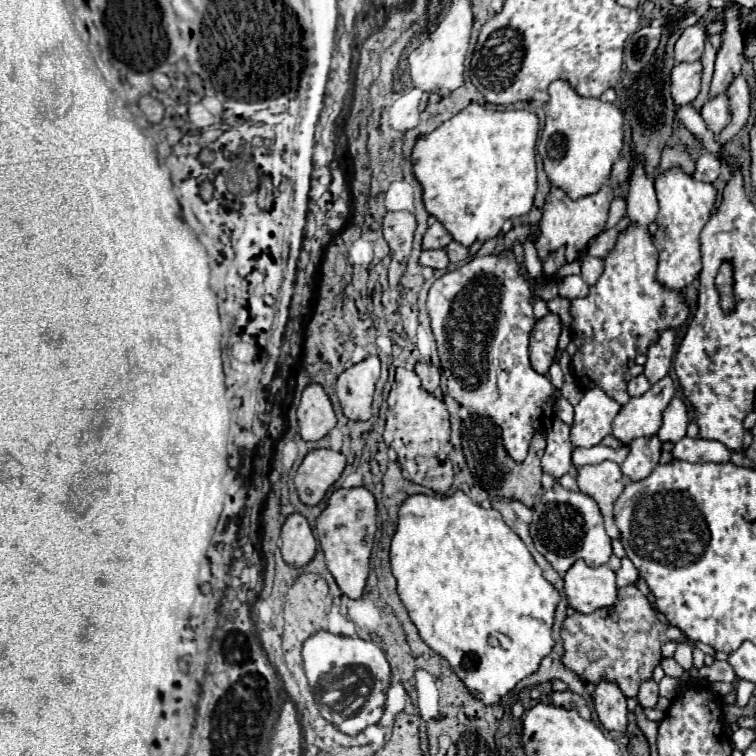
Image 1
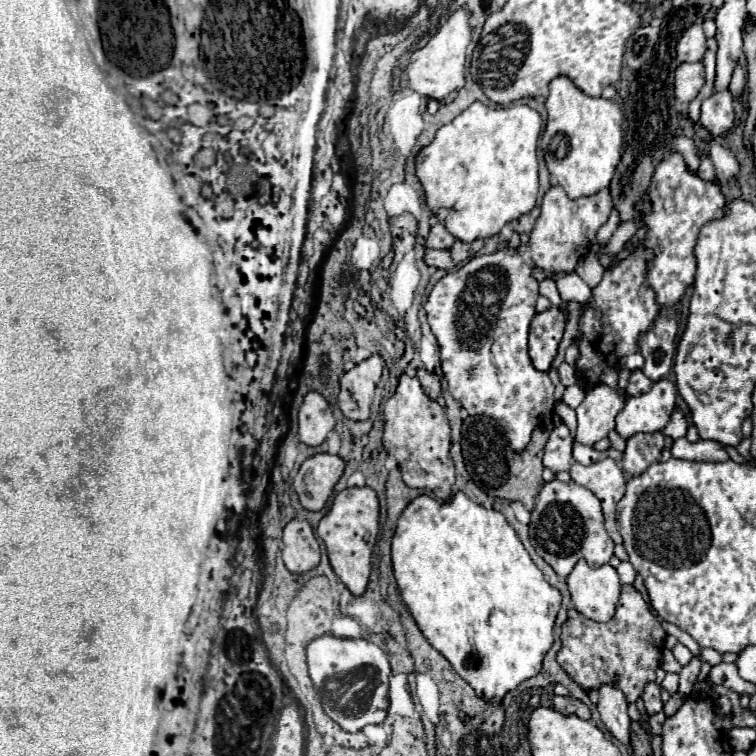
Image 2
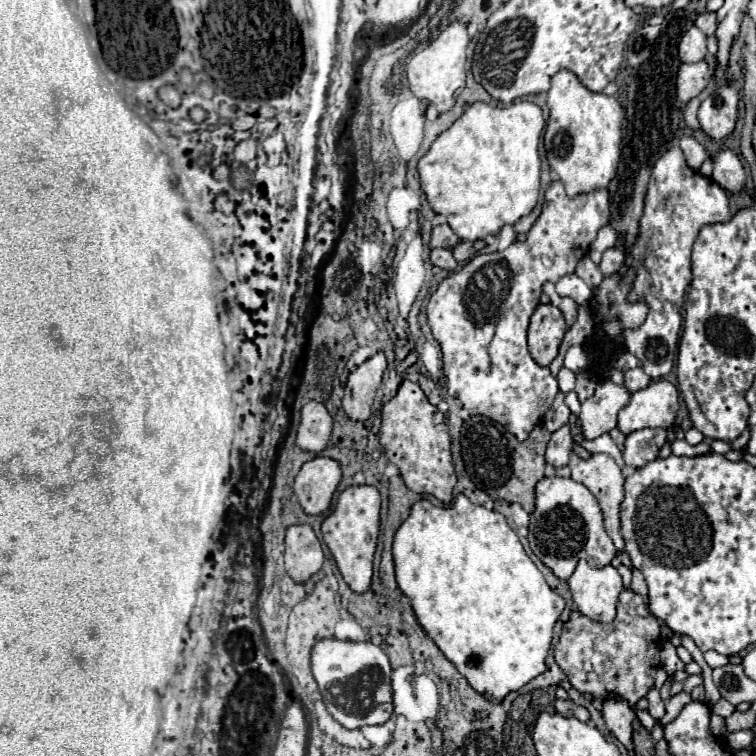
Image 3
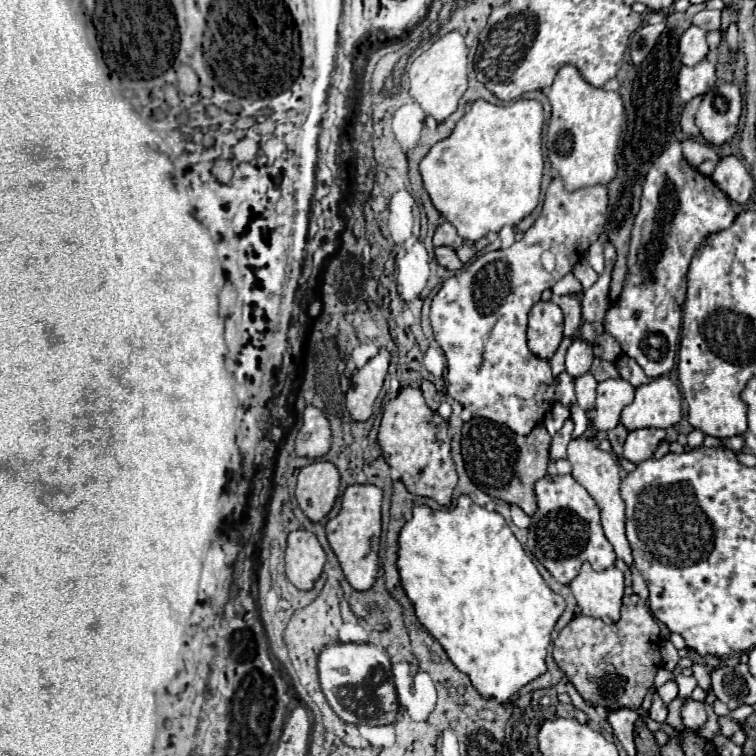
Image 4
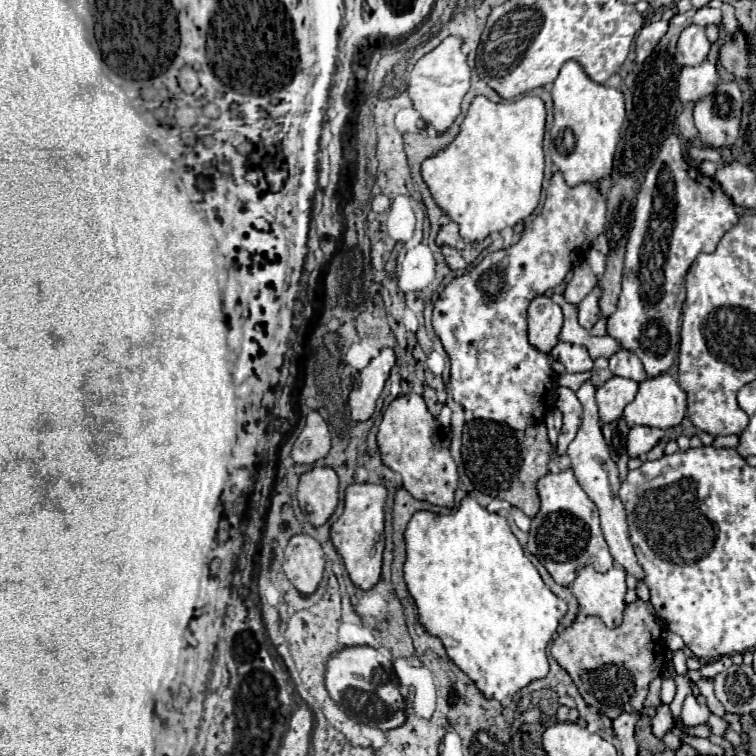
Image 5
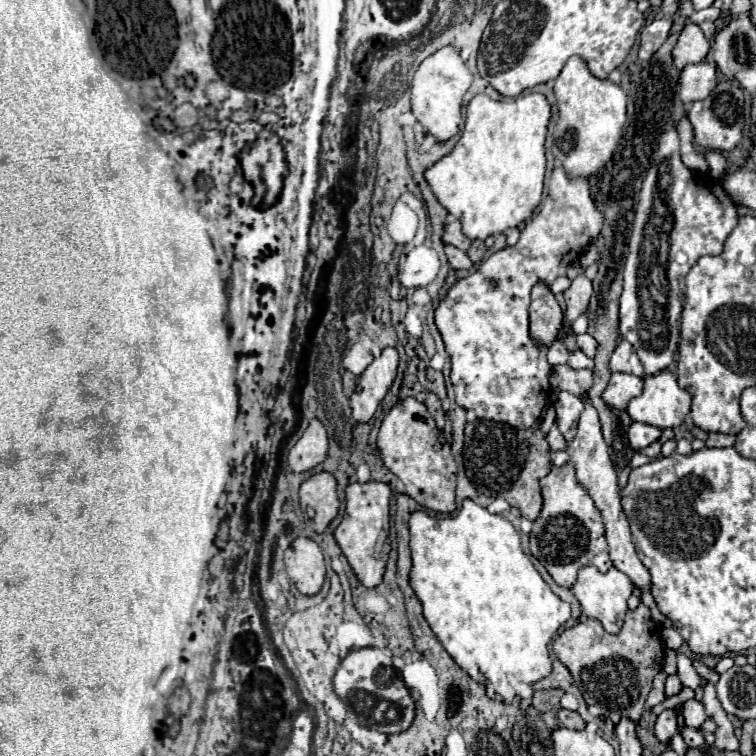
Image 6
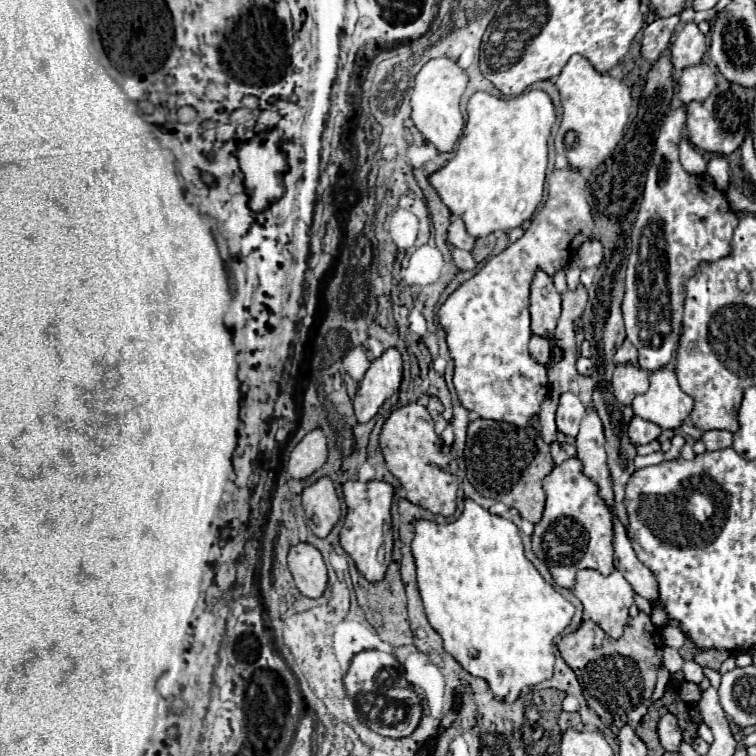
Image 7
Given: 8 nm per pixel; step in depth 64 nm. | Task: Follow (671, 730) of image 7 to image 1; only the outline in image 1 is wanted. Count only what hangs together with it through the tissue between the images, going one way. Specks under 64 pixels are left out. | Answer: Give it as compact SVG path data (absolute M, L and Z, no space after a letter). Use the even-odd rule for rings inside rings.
M652 678L644 680L644 684L640 684L636 698L638 698L642 708L654 708L658 702L658 684Z

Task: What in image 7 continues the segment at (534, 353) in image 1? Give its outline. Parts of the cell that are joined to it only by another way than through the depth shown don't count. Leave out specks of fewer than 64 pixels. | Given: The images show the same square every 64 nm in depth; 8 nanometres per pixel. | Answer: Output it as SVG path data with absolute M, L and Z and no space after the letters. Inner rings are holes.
M542 270L536 272L530 292L530 316L532 334L542 338L552 338L554 328L560 318L560 294L556 292L552 278Z

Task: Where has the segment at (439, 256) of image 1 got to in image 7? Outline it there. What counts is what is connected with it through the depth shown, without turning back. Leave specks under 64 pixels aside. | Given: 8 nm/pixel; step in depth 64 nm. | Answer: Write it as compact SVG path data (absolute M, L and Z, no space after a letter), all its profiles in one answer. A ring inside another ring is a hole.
M452 248L452 260L454 260L454 264L456 264L460 270L474 270L474 268L476 268L476 262L474 262L472 254L466 252L466 250Z

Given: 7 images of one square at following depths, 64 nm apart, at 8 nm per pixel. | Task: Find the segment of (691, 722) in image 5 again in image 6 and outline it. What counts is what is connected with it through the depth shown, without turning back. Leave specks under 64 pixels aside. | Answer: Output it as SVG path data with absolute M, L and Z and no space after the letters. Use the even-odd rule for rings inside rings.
M686 700L682 704L682 718L684 718L686 726L700 728L704 724L704 720L706 720L706 710L698 700Z

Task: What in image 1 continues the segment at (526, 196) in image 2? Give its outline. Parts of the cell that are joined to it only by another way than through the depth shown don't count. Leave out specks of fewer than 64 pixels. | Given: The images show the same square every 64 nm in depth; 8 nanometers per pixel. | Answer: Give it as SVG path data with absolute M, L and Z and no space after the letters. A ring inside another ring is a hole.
M470 104L450 120L442 122L434 132L418 136L412 150L414 176L422 186L424 206L456 242L470 248L476 240L484 242L500 234L502 222L530 212L536 194L536 140L538 118L526 110L486 110Z

